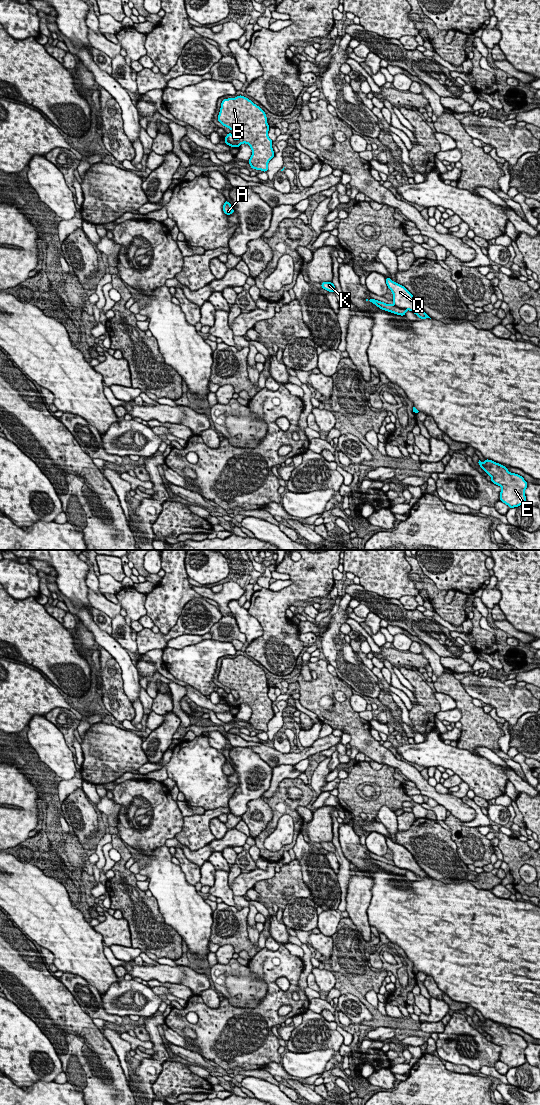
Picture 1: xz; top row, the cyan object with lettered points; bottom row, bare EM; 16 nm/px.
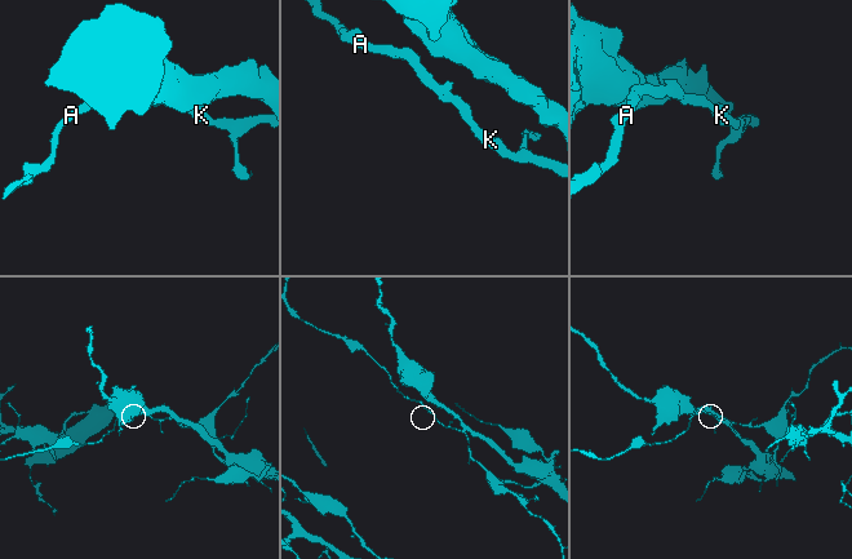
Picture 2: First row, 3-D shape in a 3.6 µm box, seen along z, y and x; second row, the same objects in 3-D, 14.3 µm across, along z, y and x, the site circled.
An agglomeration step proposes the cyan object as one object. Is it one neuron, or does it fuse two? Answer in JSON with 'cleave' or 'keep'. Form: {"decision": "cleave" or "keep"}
{"decision": "cleave"}

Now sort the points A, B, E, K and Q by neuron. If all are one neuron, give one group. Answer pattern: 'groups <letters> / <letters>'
groups A E K / B Q

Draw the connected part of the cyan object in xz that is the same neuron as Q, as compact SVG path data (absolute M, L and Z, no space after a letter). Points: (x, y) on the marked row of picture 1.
M386 277L386 284L392 291L394 305L401 309L412 311L420 319L430 318L417 304L413 295L401 284L393 282L391 278Z

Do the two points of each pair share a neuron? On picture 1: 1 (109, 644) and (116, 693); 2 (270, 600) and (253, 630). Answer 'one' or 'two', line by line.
1: two
2: two

